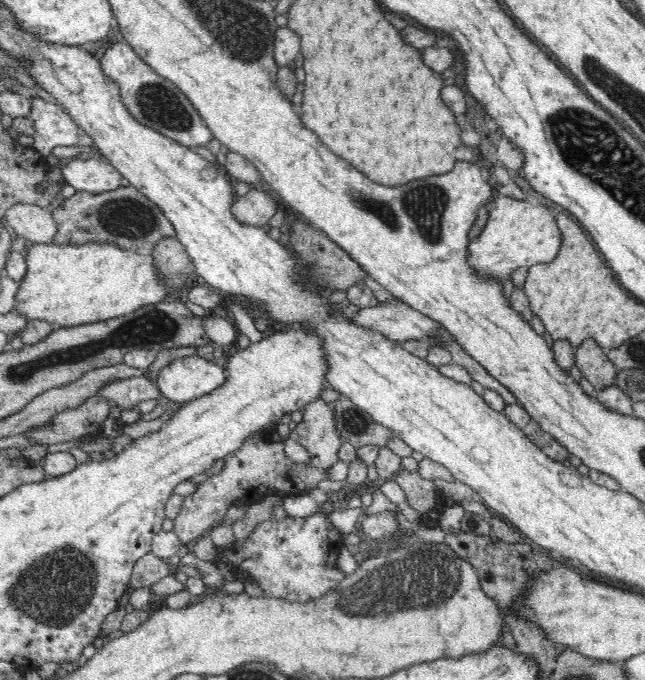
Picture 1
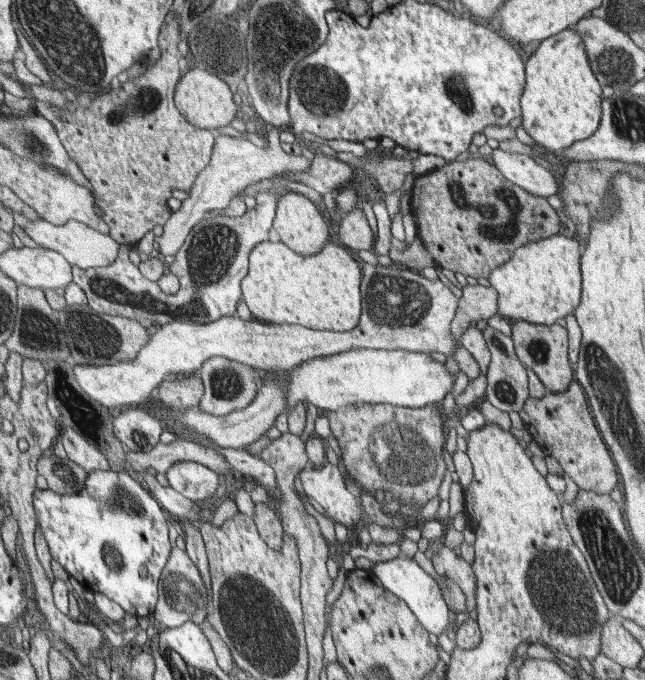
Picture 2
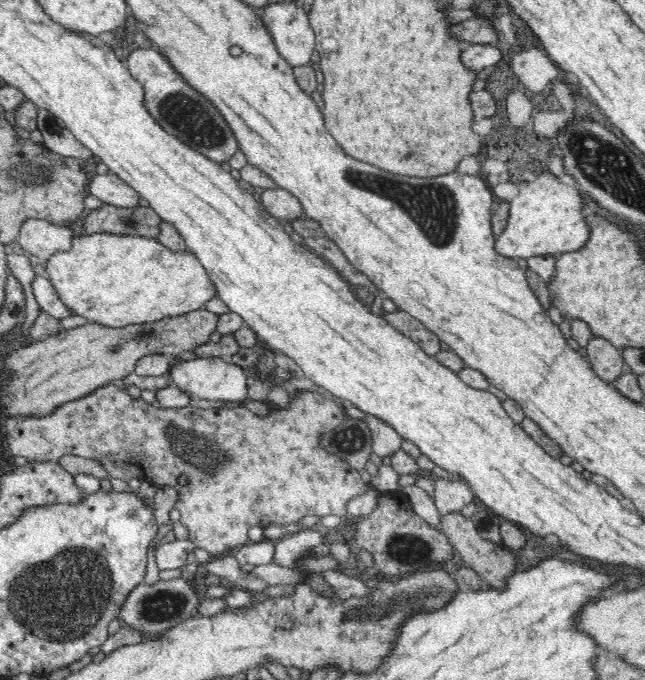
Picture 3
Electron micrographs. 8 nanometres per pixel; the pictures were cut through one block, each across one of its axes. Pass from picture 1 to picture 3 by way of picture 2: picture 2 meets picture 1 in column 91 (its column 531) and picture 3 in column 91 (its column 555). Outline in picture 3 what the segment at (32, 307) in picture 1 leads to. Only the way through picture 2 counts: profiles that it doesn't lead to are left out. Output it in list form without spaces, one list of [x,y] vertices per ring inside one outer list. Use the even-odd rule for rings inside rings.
[[[95,235],[75,238],[68,252],[56,252],[46,262],[47,280],[54,284],[53,291],[68,310],[112,328],[147,321],[159,321],[163,317],[178,316],[205,308],[208,300],[216,297],[213,283],[205,275],[204,267],[186,250],[176,253],[164,247],[158,239],[121,235]]]

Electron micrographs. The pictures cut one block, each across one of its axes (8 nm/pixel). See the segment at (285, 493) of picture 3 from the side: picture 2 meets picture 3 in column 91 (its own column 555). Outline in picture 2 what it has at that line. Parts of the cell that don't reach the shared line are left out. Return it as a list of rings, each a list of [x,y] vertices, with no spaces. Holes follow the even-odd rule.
[[[575,380],[564,392],[552,392],[542,398],[528,397],[518,411],[528,438],[536,440],[545,454],[558,460],[562,469],[579,489],[588,492],[610,494],[614,488],[622,488],[622,476],[597,428],[588,398],[581,384]]]

